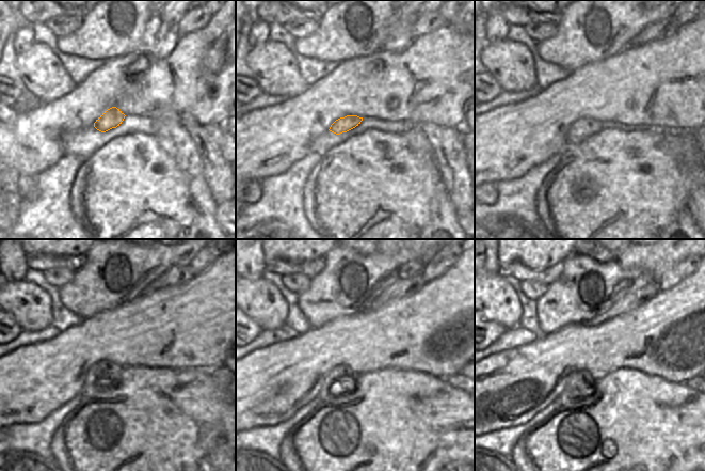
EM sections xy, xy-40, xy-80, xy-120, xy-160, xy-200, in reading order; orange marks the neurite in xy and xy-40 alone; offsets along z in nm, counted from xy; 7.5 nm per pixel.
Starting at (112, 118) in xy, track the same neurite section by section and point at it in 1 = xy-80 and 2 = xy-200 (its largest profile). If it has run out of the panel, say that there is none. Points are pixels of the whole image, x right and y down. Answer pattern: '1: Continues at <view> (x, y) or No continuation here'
1: Continues at xy-80 (585, 127)
2: Continues at xy-200 (578, 386).

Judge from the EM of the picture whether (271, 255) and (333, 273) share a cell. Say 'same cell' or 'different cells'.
different cells

